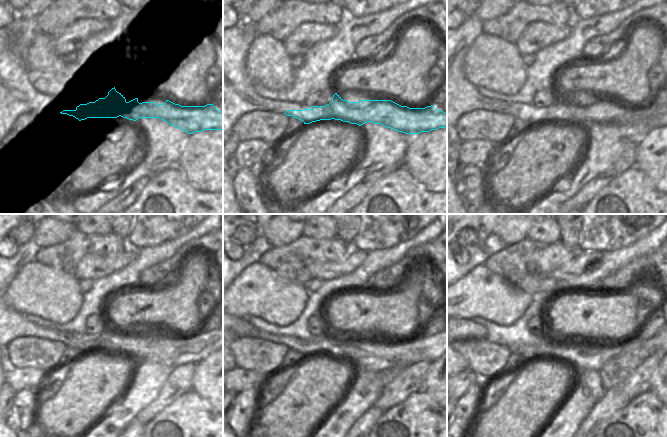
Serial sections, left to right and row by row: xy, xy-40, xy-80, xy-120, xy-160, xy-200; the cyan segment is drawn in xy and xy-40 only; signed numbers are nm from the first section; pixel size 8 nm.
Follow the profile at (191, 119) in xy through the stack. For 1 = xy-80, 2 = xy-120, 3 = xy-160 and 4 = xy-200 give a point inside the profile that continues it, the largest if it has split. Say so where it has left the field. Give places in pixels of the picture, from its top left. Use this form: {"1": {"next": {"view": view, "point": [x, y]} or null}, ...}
{"1": {"next": {"view": "xy-80", "point": [608, 112]}}, "2": {"next": {"view": "xy-120", "point": [111, 338]}}, "3": {"next": {"view": "xy-160", "point": [325, 342]}}, "4": {"next": {"view": "xy-200", "point": [552, 342]}}}

